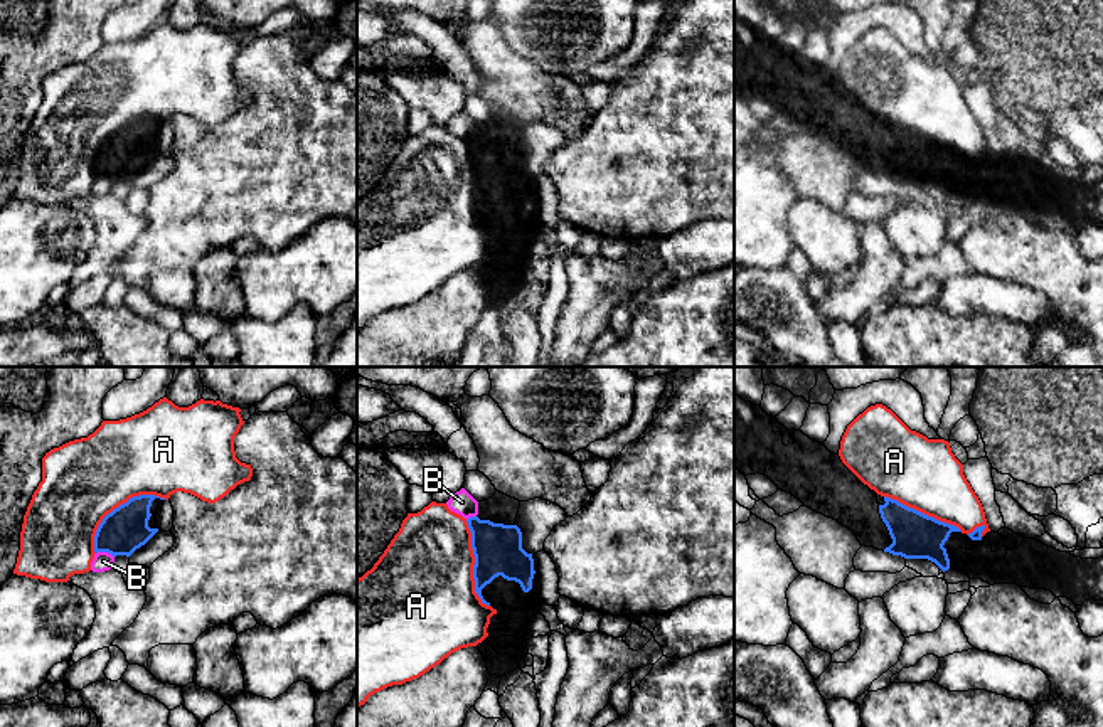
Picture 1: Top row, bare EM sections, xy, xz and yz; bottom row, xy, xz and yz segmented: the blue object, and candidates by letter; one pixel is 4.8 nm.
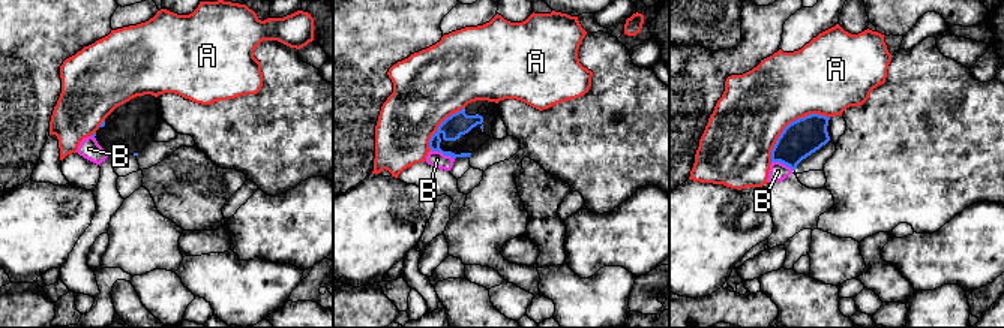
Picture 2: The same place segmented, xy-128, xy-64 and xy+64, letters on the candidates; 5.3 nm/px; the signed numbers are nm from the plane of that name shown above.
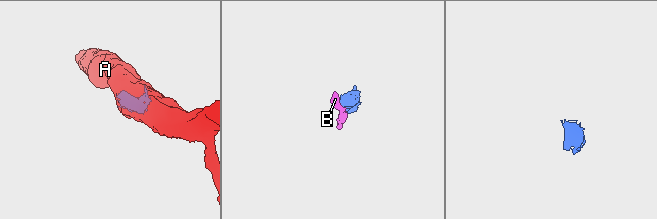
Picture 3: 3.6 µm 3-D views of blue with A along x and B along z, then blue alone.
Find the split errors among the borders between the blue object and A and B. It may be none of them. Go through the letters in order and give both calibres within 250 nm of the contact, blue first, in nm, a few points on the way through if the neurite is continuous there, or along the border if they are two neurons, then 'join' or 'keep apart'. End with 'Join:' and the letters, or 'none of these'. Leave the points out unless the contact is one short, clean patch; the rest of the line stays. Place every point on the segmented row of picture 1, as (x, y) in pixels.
A: calibres 220 and 400 nm; keep apart
B: calibres 220 and 90 nm; border xy (96, 552), (108, 552), (113, 557); keep apart
Join: none of these

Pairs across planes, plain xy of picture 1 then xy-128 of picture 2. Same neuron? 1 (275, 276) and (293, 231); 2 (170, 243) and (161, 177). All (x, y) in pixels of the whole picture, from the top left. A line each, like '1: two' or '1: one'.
1: one
2: two

